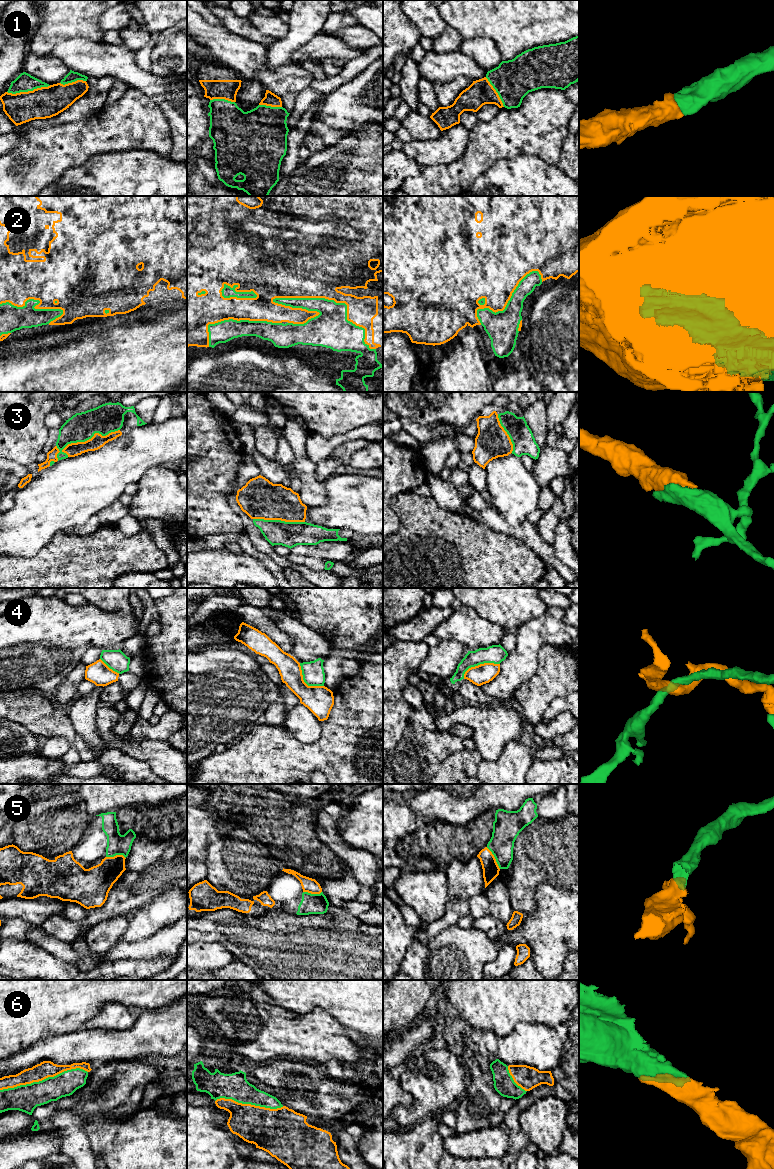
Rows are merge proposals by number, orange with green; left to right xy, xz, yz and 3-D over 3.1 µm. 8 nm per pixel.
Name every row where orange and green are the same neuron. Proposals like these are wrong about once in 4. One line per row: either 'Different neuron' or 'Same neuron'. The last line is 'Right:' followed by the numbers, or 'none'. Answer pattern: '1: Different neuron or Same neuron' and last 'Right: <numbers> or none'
1: Same neuron
2: Same neuron
3: Same neuron
4: Different neuron
5: Same neuron
6: Same neuron
Right: 1, 2, 3, 5, 6

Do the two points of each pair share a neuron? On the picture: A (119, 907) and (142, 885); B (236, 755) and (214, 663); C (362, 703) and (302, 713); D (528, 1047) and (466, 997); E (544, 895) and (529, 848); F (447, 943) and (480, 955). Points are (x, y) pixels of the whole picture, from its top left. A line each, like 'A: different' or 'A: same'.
A: same
B: different
C: different
D: different
E: different
F: same

